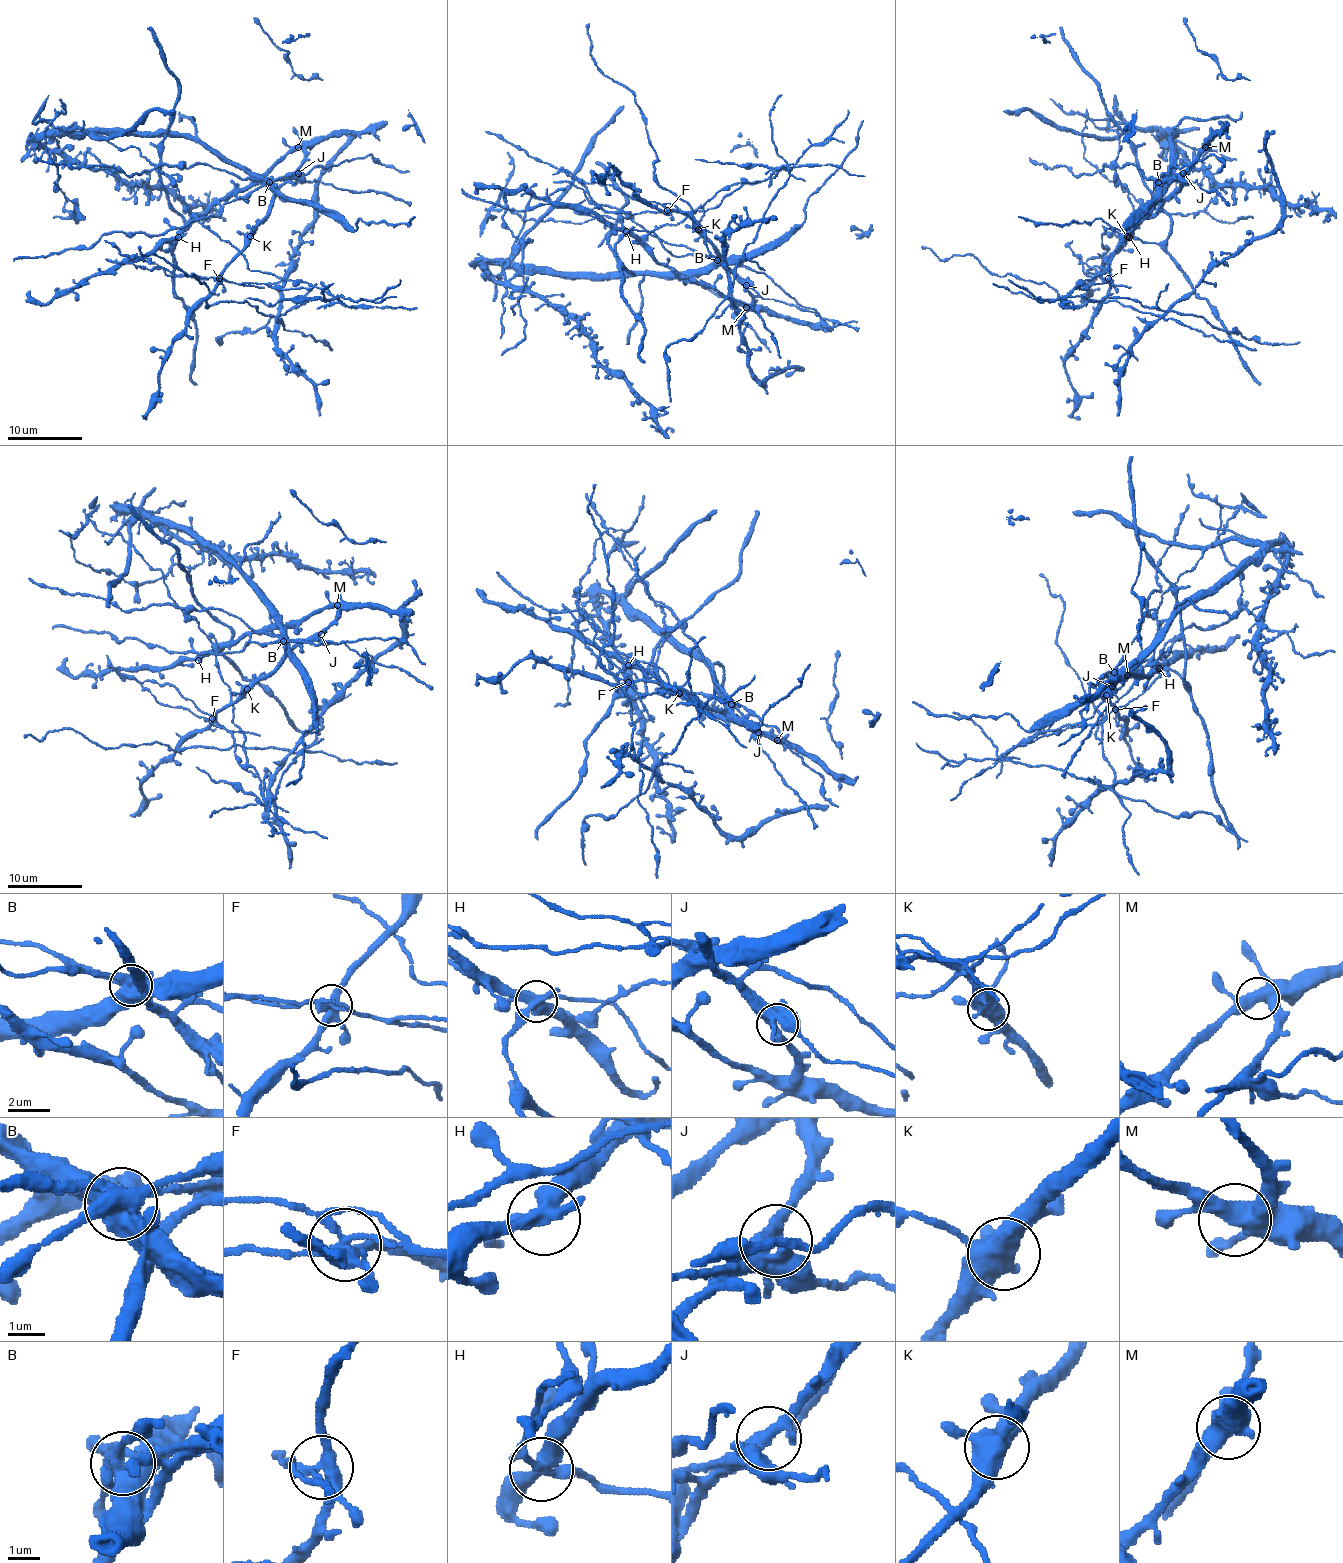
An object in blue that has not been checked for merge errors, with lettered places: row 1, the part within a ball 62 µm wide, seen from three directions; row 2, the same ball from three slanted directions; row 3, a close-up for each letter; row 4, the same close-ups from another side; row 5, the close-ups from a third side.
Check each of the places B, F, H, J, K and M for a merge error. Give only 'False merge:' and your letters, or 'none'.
False merge: B, F, H

